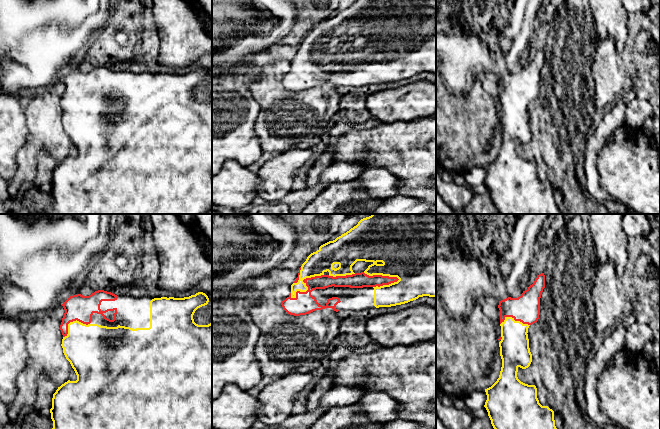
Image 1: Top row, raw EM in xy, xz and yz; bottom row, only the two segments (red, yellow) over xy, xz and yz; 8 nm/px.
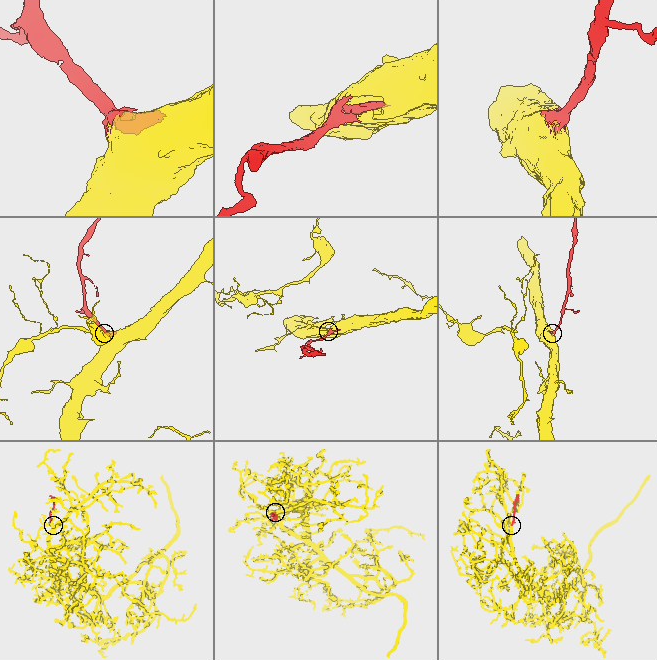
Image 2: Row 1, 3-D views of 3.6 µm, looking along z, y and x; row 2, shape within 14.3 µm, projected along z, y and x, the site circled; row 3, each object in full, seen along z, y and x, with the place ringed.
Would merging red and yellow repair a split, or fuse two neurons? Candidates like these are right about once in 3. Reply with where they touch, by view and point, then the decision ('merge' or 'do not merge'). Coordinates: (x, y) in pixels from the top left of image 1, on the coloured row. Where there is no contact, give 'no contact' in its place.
xz (381, 275) | merge

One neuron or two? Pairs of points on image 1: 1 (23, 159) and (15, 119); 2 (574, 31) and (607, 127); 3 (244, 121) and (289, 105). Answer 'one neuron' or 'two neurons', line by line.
1: two neurons
2: two neurons
3: two neurons

